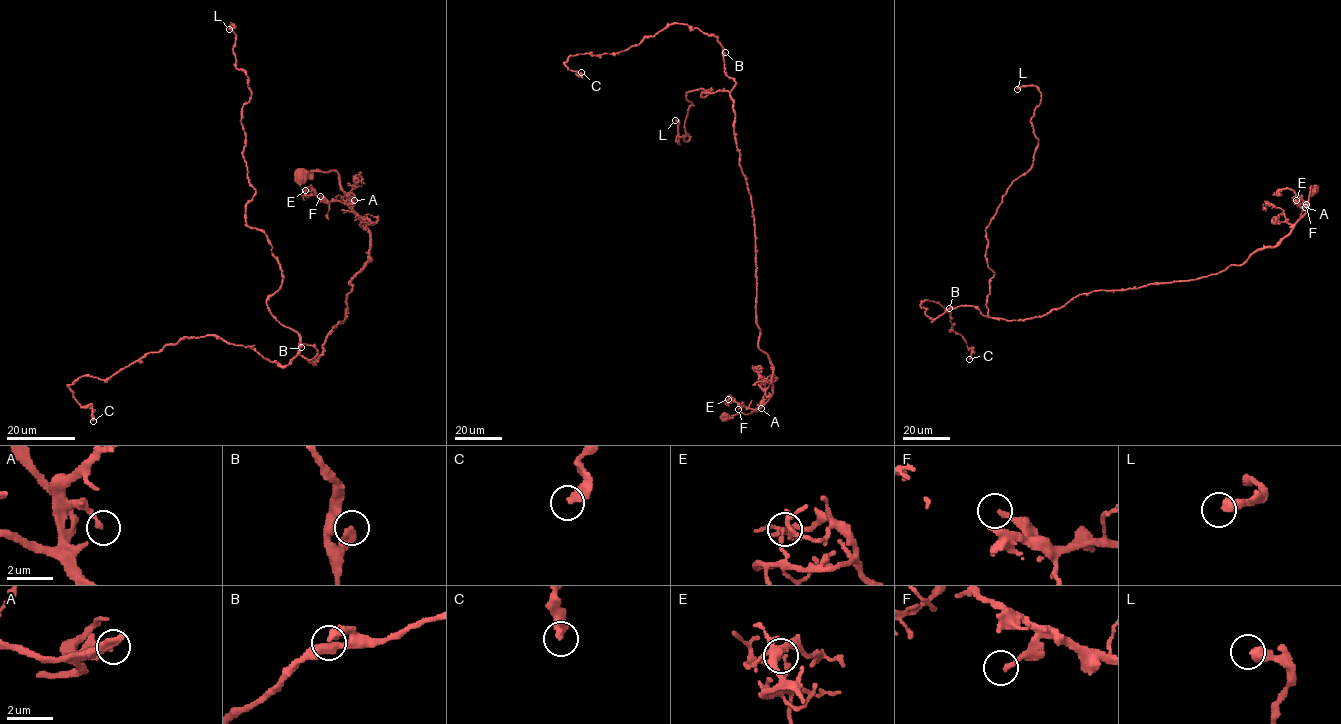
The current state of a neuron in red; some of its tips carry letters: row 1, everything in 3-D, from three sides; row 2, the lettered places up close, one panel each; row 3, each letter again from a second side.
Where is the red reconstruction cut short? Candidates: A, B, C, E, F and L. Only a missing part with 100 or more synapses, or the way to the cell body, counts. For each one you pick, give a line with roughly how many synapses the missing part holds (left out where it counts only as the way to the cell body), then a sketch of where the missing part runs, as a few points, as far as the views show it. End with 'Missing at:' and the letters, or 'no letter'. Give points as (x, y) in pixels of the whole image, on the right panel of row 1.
Missing at: no letter

